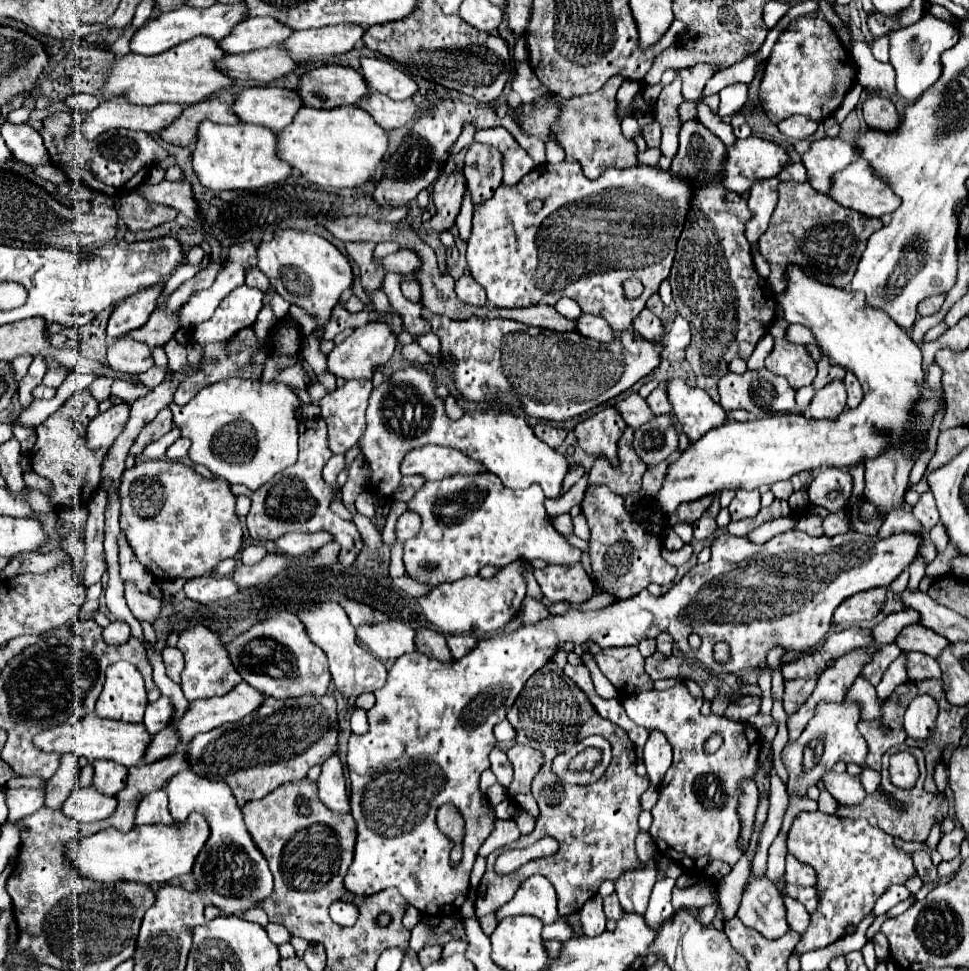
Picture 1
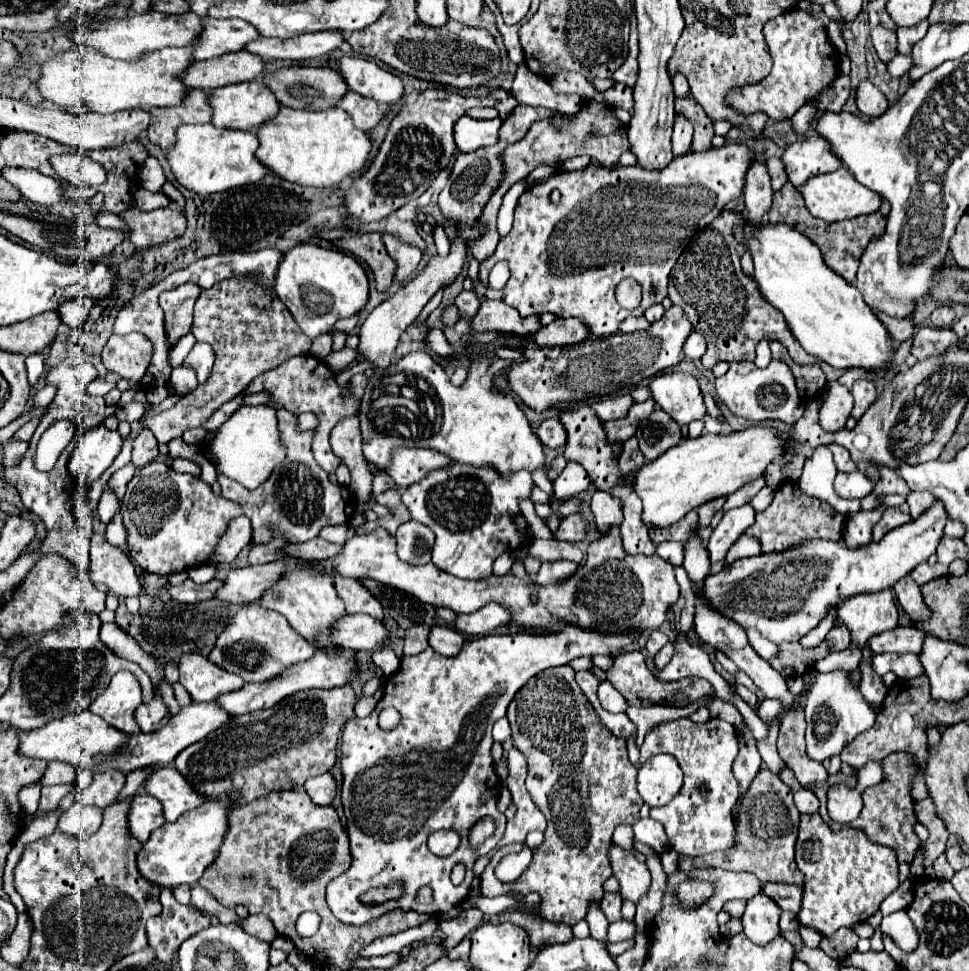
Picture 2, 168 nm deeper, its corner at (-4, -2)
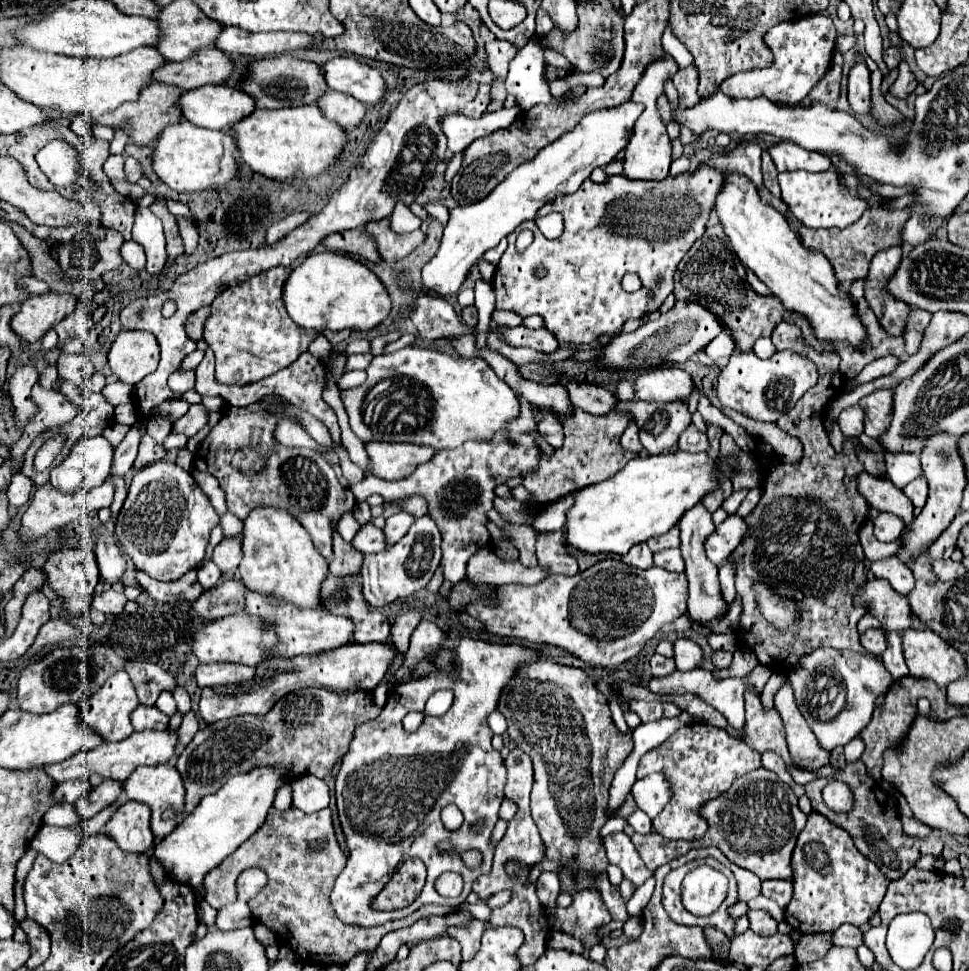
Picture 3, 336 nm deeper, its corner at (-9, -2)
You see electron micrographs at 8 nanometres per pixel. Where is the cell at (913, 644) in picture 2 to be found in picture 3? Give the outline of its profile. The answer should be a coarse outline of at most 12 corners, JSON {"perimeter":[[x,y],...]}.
{"perimeter":[[879,629],[865,631],[861,645],[873,655],[887,649],[887,637]]}

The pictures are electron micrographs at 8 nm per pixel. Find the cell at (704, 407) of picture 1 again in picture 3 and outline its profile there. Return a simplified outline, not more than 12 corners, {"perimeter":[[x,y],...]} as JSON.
{"perimeter":[[677,367],[643,371],[635,397],[689,401],[695,381]]}

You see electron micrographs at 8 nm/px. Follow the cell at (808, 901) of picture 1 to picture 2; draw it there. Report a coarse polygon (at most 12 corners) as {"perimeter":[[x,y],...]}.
{"perimeter":[[764,883],[764,895],[782,911],[800,911],[802,887]]}

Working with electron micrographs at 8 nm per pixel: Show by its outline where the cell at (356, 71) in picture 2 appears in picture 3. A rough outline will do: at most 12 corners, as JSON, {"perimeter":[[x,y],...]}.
{"perimeter":[[355,57],[323,65],[329,89],[367,105],[387,93],[381,73]]}

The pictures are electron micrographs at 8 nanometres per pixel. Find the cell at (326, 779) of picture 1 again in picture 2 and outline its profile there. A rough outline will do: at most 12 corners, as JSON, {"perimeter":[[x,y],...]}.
{"perimeter":[[332,773],[310,777],[304,789],[322,807],[336,795]]}

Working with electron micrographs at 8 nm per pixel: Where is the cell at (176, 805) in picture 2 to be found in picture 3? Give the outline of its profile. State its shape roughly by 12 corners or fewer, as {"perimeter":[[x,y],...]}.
{"perimeter":[[173,763],[139,767],[123,789],[153,811],[157,839],[177,827],[167,809],[185,807],[185,787]]}

